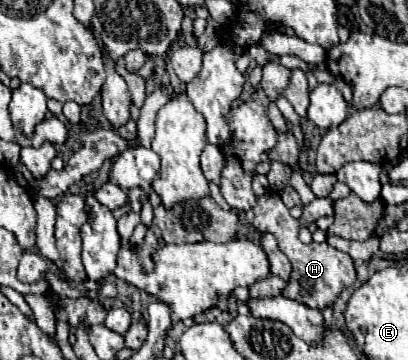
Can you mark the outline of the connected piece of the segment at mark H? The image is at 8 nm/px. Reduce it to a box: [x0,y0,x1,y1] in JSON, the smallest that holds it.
[246,192,356,310]

